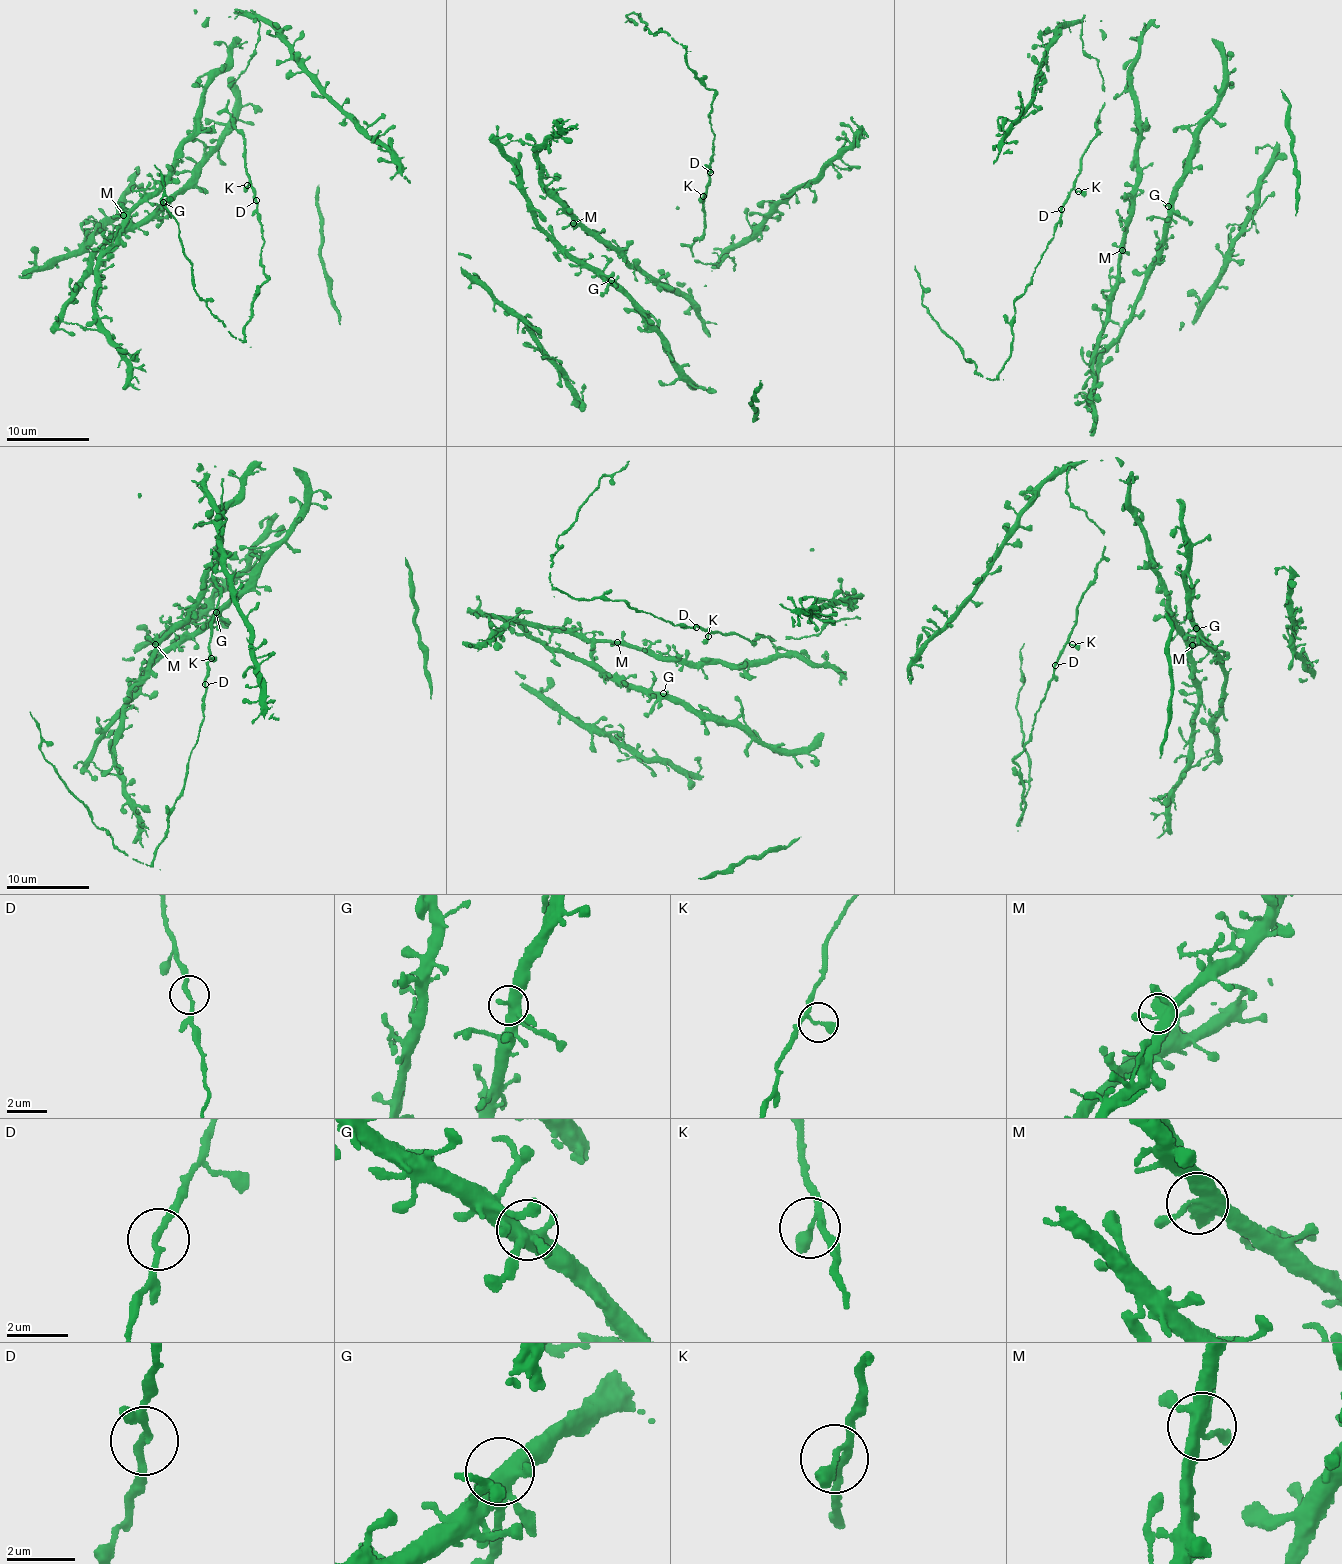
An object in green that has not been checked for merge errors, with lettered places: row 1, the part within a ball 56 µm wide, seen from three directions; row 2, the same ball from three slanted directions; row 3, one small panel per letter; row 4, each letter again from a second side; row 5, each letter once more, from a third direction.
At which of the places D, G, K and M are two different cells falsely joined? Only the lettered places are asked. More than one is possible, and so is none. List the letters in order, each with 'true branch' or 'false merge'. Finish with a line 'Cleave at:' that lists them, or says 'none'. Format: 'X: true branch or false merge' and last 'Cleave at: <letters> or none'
D: true branch
G: true branch
K: true branch
M: true branch
Cleave at: none

